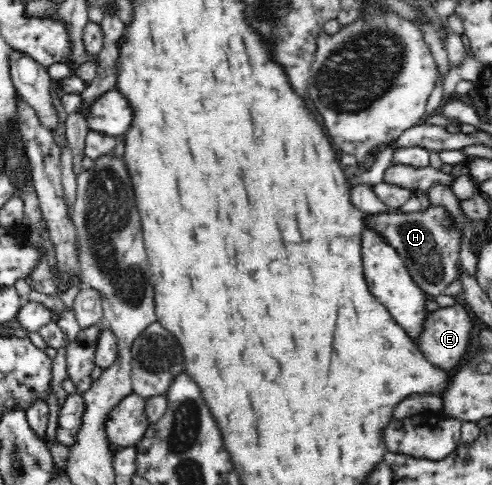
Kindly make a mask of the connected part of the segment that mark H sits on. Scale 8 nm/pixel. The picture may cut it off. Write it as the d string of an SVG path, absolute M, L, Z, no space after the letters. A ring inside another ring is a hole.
M429 205L419 212L400 212L365 214L364 224L367 228L378 232L404 260L409 274L421 291L430 298L444 294L445 288L457 279L461 270L461 242L463 232L455 218L445 209L445 206Z

